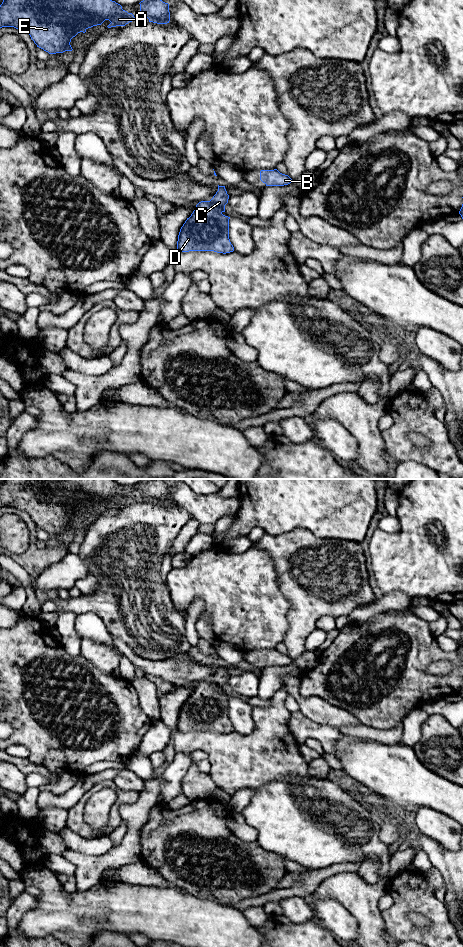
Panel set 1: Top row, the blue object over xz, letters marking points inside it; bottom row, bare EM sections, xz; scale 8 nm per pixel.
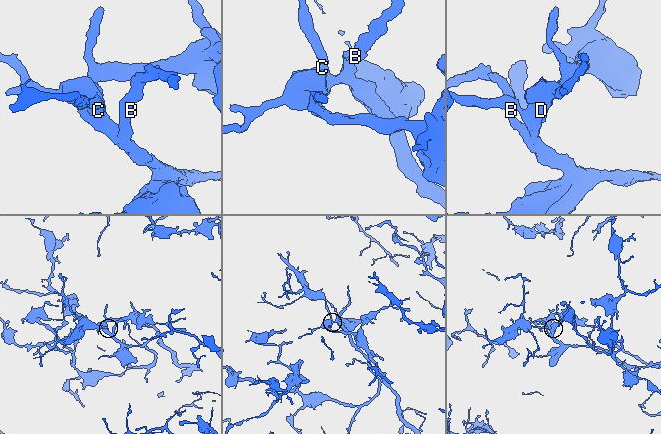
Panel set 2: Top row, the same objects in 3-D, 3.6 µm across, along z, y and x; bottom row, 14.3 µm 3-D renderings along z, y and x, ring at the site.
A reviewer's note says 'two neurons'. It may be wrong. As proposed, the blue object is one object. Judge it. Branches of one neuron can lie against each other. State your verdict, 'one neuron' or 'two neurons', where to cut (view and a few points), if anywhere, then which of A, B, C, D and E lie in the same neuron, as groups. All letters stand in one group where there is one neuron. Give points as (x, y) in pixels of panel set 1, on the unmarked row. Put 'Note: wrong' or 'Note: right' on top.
Note: wrong
one neuron; cut none; groups A B C D E

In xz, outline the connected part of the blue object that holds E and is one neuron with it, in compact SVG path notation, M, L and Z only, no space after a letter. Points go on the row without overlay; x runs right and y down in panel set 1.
M3 479L0 485L0 508L14 507L26 512L37 527L43 529L49 534L63 533L72 531L70 525L71 519L78 513L85 513L88 508L101 505L105 500L111 503L108 508L116 506L125 506L135 500L132 493L122 489L122 486L111 479Z

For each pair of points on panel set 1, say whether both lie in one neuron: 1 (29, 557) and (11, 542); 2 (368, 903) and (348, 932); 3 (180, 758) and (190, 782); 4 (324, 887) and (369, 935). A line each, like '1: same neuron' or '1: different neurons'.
1: different neurons
2: different neurons
3: different neurons
4: same neuron

